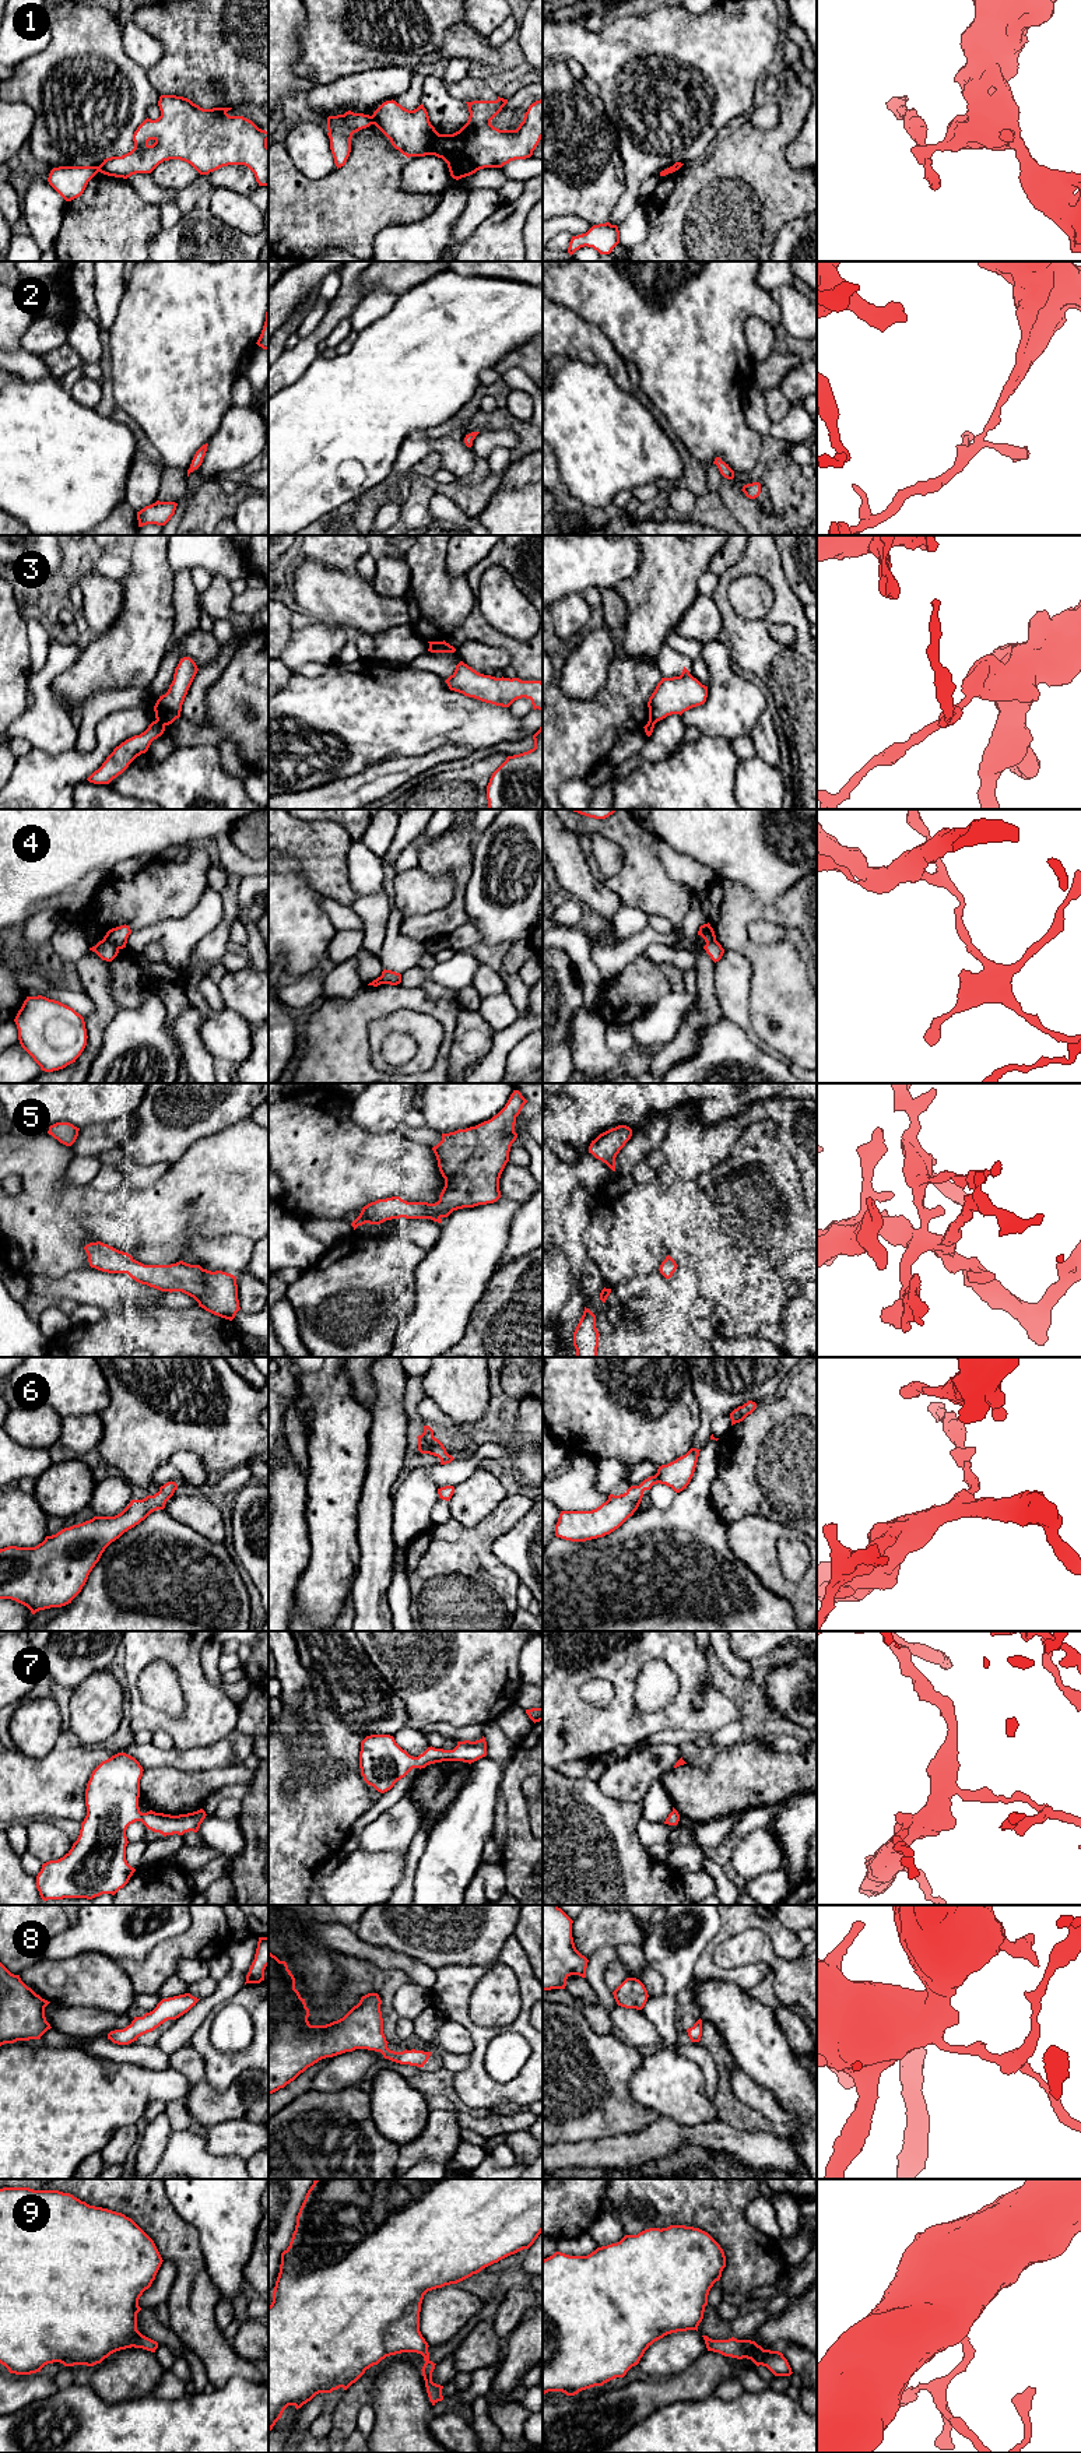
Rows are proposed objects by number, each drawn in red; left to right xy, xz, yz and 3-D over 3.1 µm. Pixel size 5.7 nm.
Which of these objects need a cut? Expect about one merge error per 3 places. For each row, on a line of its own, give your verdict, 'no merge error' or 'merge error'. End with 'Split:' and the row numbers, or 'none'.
1: merge error
2: no merge error
3: merge error
4: merge error
5: no merge error
6: no merge error
7: no merge error
8: no merge error
9: no merge error
Split: 1, 3, 4

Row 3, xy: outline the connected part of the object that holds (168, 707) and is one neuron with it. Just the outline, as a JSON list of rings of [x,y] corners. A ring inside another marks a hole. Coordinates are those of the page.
[[[190,657],[180,658],[168,692],[159,696],[154,706],[157,720],[169,725],[180,717],[182,704],[197,671],[199,668]]]

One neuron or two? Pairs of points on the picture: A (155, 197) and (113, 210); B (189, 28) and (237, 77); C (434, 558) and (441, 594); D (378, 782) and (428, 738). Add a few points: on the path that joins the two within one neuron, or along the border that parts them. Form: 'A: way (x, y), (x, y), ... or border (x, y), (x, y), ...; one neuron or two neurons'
A: border (127, 178), (129, 183), (141, 197), (157, 206); two neurons
B: way (202, 41), (225, 64); one neuron
C: way (434, 566), (434, 586); one neuron
D: border (438, 748), (420, 756), (389, 758), (374, 765); two neurons

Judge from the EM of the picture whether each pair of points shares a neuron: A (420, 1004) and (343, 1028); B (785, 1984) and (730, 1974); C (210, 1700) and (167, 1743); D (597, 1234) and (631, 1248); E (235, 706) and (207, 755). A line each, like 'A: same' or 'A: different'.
A: same
B: different
C: different
D: same
E: different

